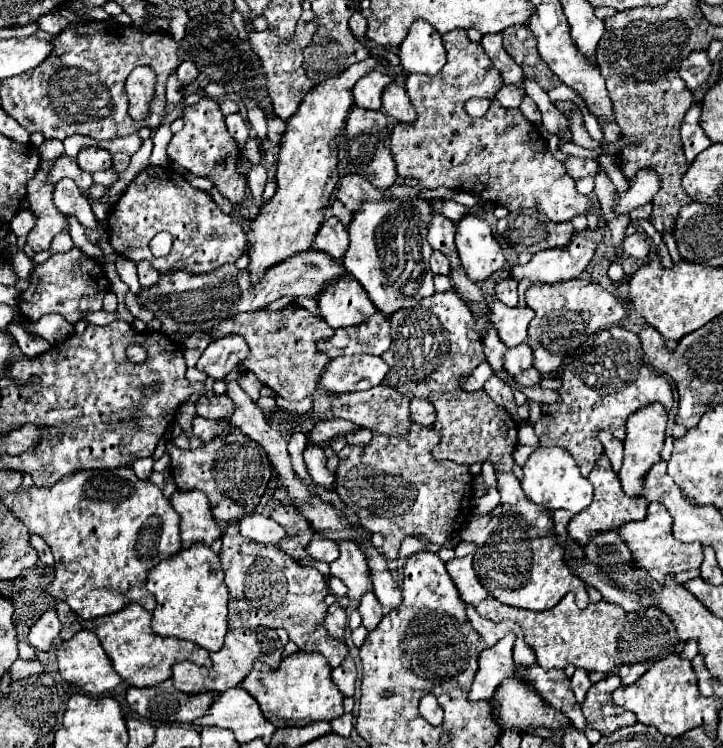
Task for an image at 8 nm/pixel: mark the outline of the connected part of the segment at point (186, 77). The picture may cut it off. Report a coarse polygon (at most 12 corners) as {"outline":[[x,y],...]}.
{"outline":[[185,60],[177,68],[181,84],[197,78],[197,68],[191,60]]}

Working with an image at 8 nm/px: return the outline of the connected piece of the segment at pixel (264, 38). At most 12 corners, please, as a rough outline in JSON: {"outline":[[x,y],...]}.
{"outline":[[303,10],[295,34],[277,40],[253,32],[273,110],[281,120],[297,112],[313,82],[301,66],[315,34]]}

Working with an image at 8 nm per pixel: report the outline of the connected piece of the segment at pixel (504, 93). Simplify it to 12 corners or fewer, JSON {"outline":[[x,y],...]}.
{"outline":[[509,84],[497,92],[497,102],[505,108],[519,108],[523,88]]}

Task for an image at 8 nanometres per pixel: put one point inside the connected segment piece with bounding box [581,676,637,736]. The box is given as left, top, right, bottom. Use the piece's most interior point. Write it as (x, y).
(602, 713)

